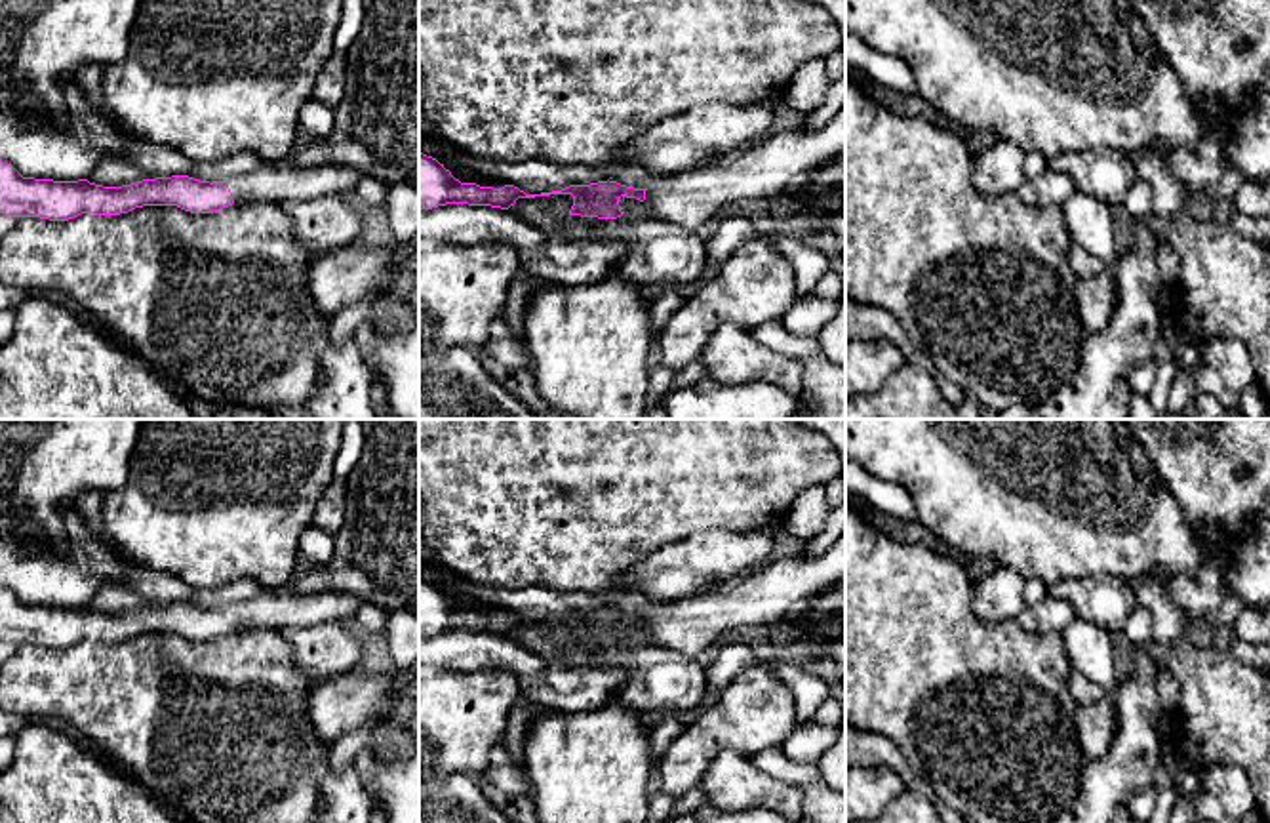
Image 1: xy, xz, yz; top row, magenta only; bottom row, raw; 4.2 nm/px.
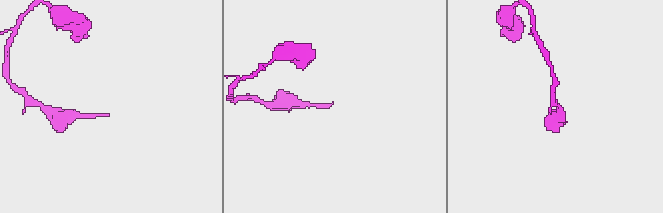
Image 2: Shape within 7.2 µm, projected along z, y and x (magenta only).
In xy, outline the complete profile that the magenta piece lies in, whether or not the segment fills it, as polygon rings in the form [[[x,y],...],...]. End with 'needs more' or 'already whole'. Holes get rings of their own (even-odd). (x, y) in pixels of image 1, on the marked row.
[[[0,160],[0,213],[69,221],[82,213],[120,215],[143,206],[177,206],[190,213],[213,213],[232,204],[354,196],[362,171],[343,166],[301,168],[288,160],[267,164],[228,181],[189,175],[143,179],[122,187],[23,177]]]; needs more

